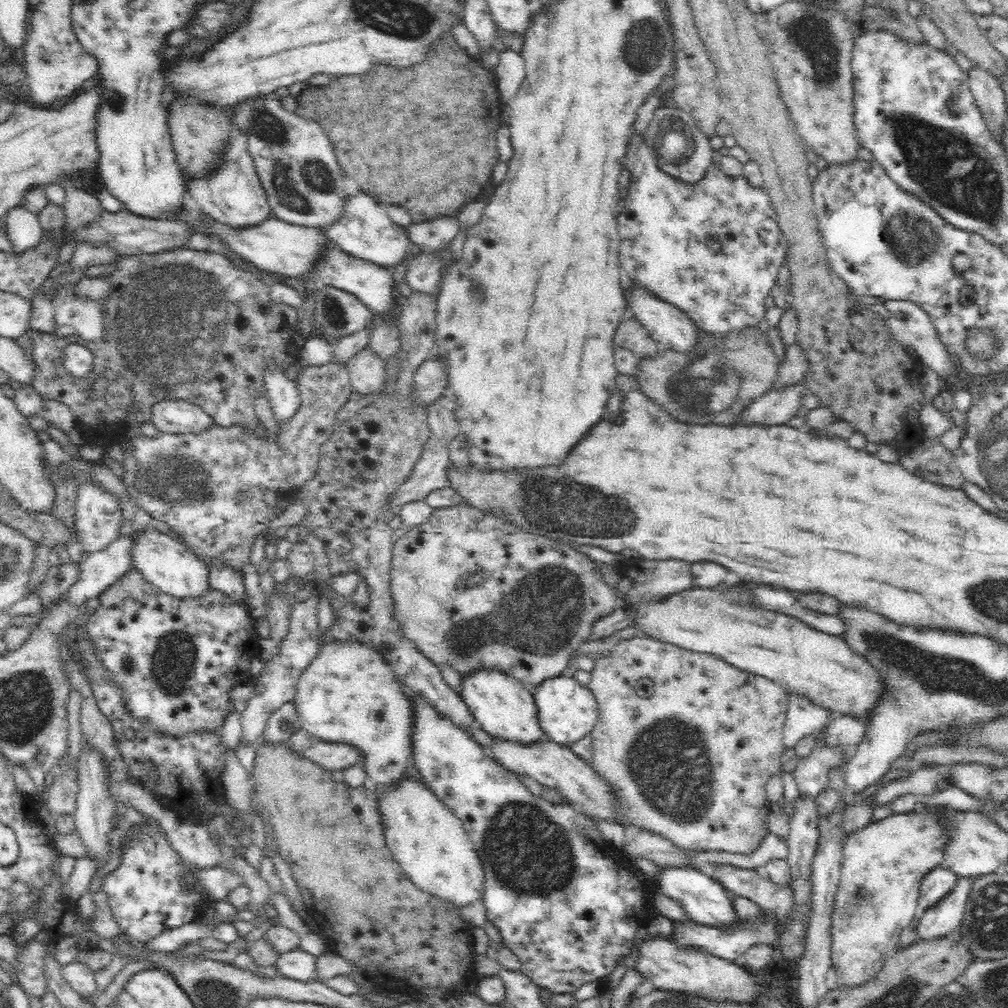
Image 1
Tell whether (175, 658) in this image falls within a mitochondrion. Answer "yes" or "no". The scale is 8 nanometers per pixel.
yes

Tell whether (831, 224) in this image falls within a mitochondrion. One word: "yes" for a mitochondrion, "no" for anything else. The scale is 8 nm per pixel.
no

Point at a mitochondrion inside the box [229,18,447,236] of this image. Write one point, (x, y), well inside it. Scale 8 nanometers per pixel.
(294, 185)

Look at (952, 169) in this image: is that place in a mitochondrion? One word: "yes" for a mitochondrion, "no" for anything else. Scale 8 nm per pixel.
yes

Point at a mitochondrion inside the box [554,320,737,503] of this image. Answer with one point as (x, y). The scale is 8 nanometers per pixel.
(695, 389)

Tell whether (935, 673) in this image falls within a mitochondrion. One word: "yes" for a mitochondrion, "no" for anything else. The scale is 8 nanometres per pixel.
yes

